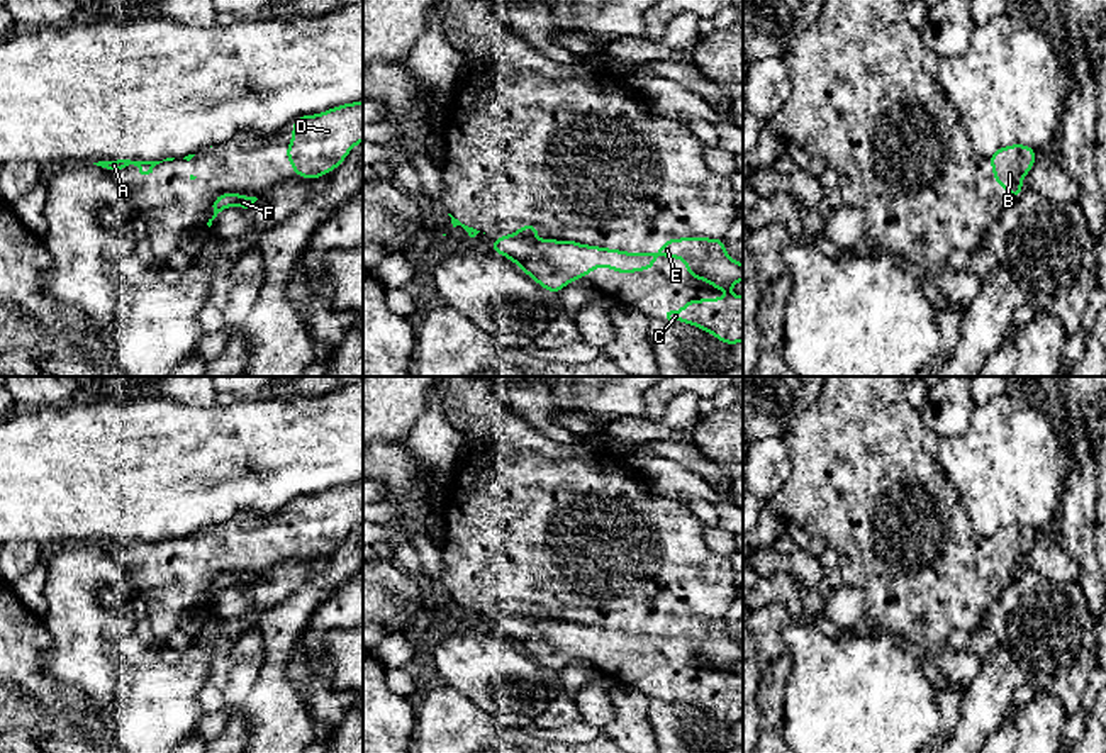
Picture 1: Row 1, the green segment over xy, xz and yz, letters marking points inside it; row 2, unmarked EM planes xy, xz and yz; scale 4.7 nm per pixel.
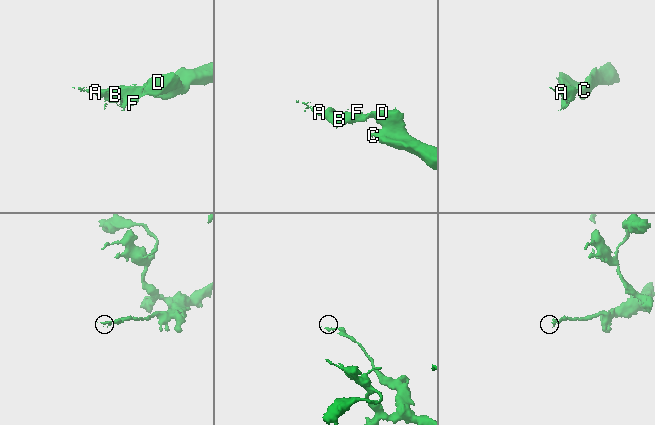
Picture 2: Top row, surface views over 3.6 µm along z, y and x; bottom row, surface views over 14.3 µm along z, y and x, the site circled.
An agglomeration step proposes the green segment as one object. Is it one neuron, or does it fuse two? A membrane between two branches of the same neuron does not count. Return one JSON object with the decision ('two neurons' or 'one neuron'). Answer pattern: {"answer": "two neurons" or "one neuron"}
{"answer": "one neuron"}

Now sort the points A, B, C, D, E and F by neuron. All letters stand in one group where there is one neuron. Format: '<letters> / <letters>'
A B C D E F

